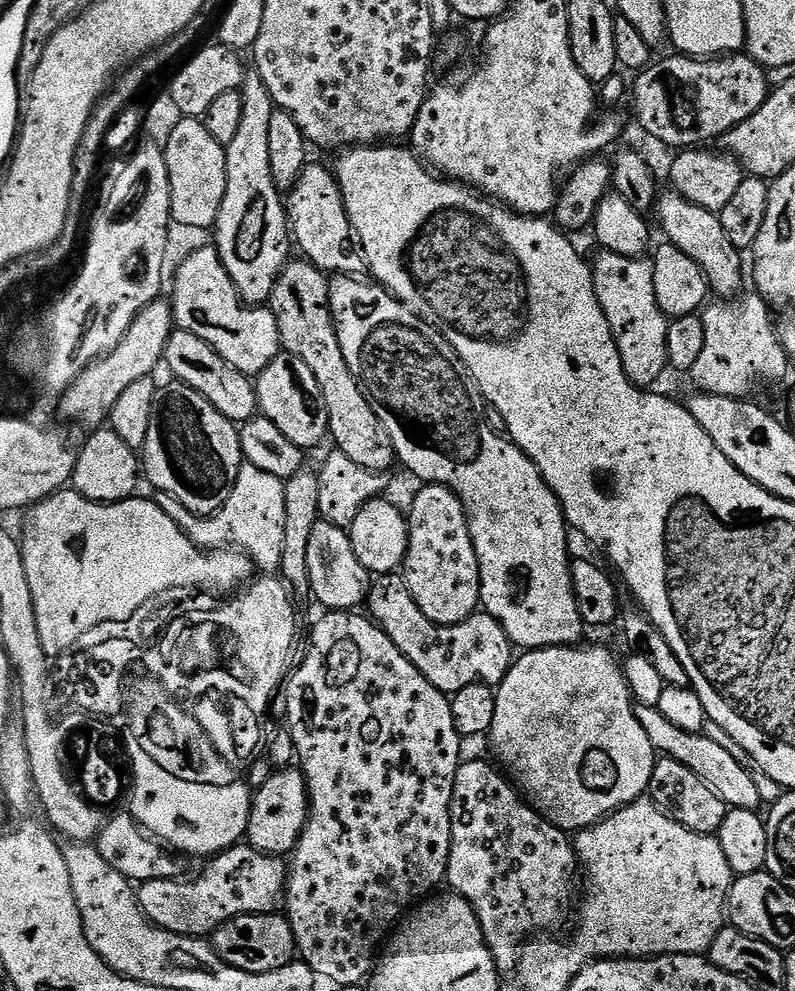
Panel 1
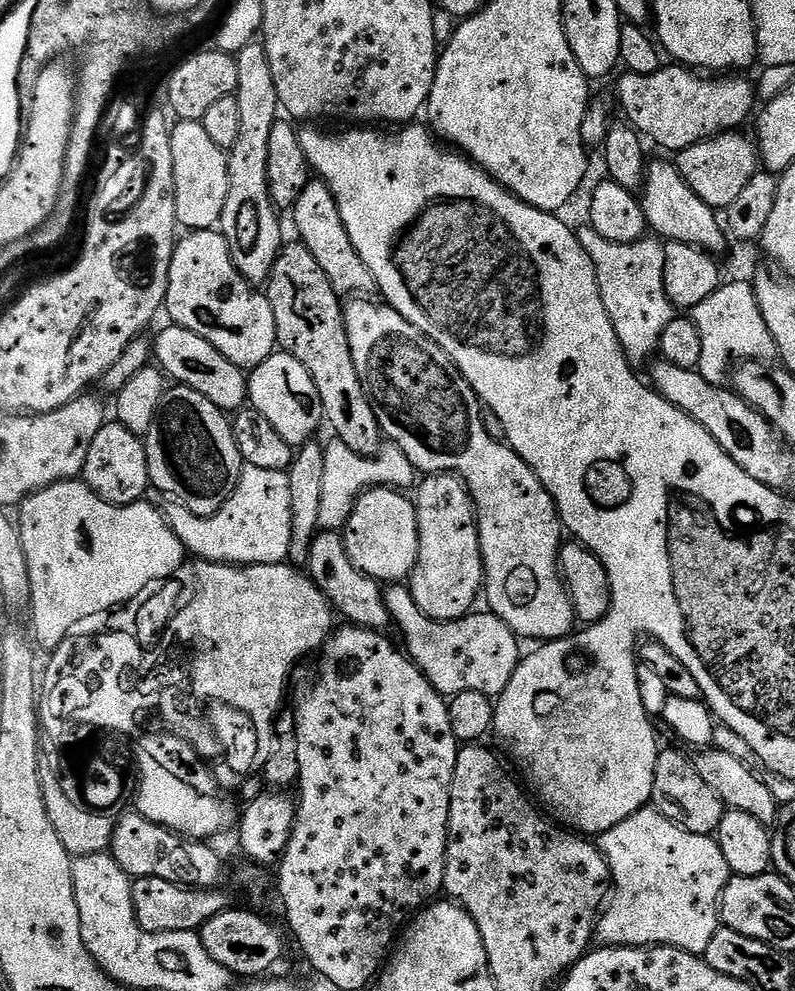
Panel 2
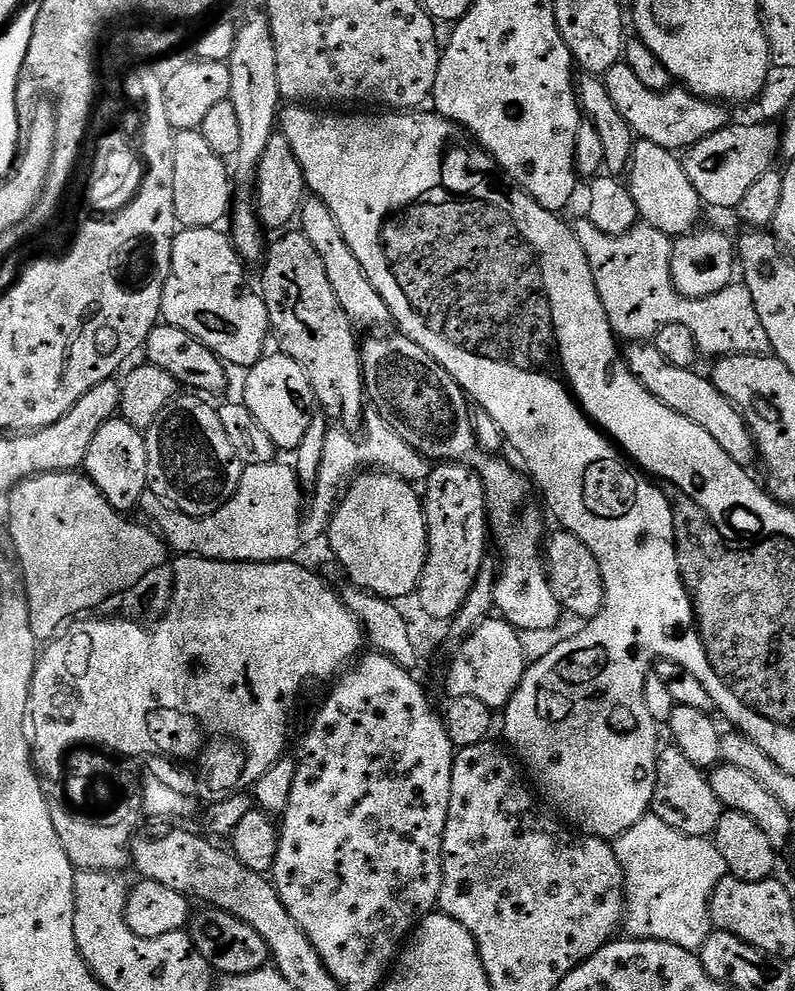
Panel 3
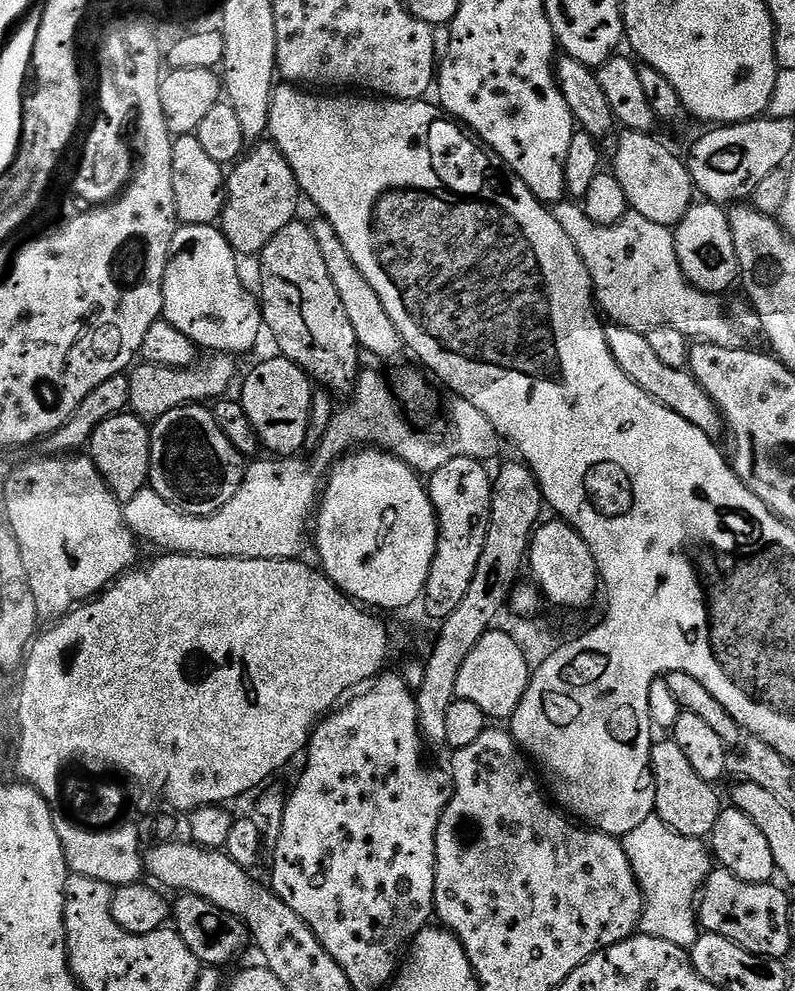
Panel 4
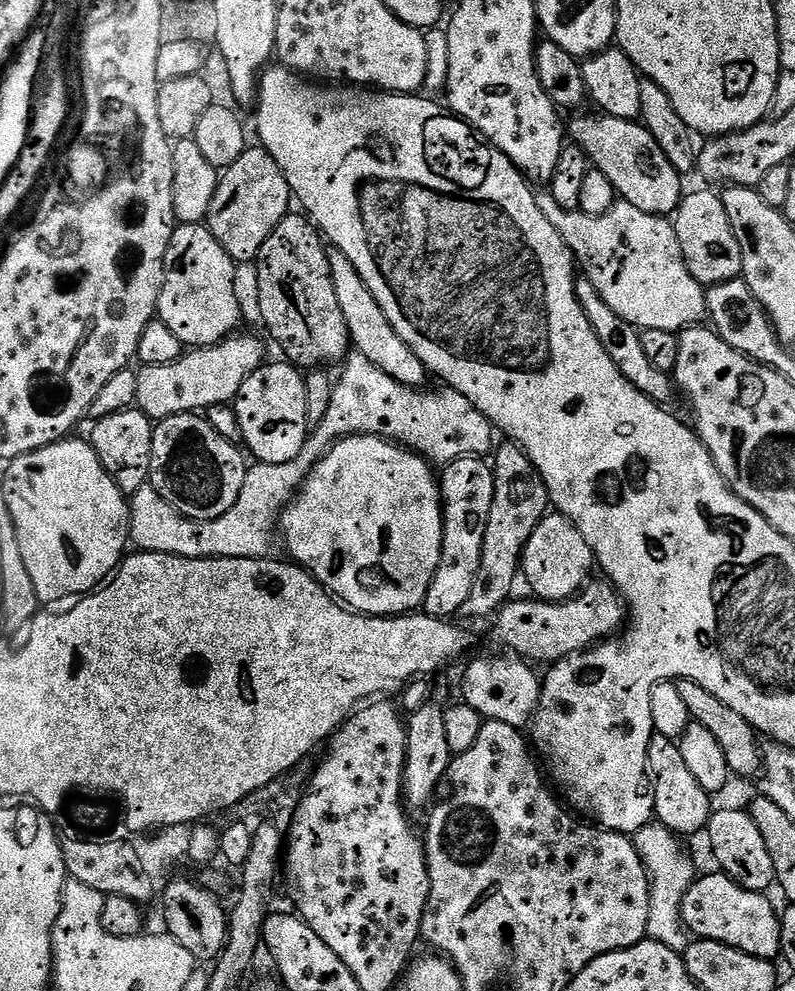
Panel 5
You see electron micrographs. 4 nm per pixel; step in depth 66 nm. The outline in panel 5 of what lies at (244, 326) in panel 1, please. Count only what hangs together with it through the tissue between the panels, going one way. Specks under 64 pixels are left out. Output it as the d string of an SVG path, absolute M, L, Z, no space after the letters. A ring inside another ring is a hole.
M180 224L176 227L170 238L170 246L166 250L166 258L164 259L164 285L160 295L158 319L166 326L170 326L170 330L174 330L174 338L178 338L181 345L187 346L189 349L204 348L208 344L216 344L219 340L226 339L239 329L236 328L240 324L240 300L236 297L236 271L238 271L236 261L230 258L230 254L226 254L226 250L222 250L222 246L214 238L212 231L204 224Z

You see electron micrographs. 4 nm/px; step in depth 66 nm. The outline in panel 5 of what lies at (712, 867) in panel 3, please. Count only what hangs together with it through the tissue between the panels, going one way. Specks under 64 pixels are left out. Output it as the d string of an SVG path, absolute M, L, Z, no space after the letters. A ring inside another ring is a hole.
M659 822L650 823L641 832L635 833L634 843L652 882L652 909L647 939L657 940L673 948L675 952L683 953L690 943L690 936L680 919L680 907L682 898L694 879L692 860L680 845L683 844L681 837Z

